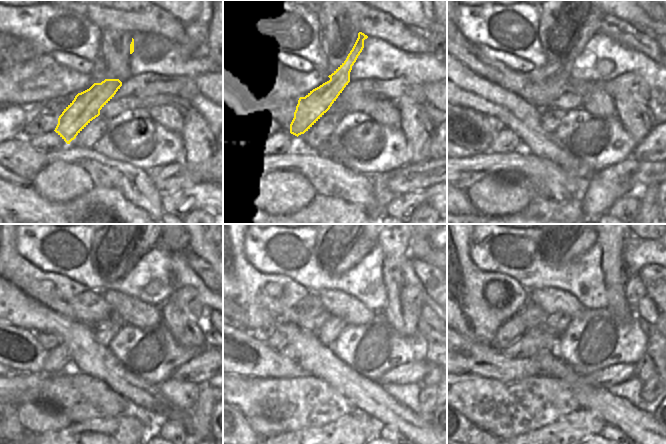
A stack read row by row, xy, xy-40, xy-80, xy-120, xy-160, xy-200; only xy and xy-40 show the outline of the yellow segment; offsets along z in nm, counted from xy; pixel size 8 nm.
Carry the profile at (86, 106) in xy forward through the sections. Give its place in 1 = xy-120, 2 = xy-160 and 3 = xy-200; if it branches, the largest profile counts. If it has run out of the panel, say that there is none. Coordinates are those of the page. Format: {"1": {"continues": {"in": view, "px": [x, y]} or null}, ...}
{"1": {"continues": {"in": "xy-120", "px": [144, 244]}}, "2": {"continues": {"in": "xy-160", "px": [365, 244]}}, "3": {"continues": {"in": "xy-200", "px": [582, 244]}}}

